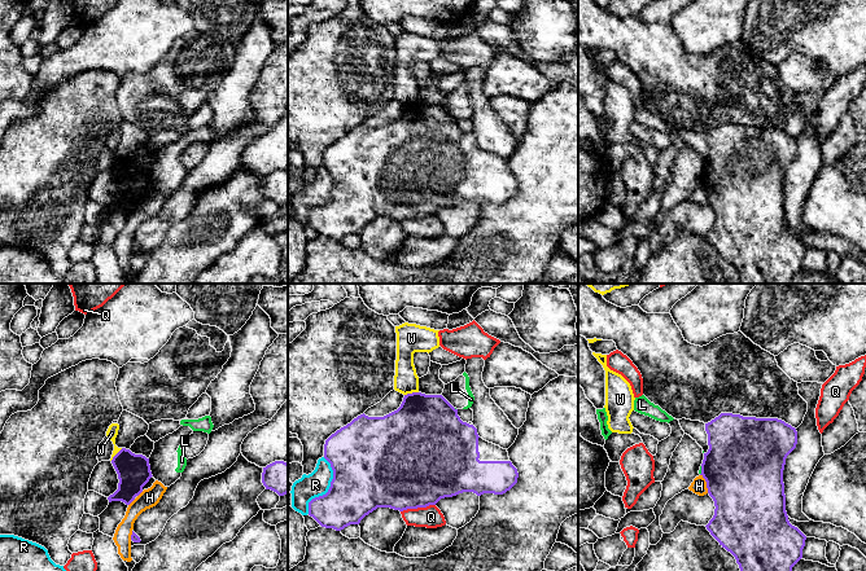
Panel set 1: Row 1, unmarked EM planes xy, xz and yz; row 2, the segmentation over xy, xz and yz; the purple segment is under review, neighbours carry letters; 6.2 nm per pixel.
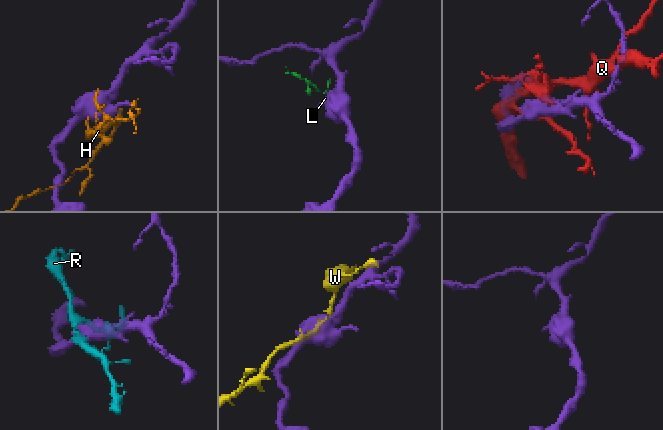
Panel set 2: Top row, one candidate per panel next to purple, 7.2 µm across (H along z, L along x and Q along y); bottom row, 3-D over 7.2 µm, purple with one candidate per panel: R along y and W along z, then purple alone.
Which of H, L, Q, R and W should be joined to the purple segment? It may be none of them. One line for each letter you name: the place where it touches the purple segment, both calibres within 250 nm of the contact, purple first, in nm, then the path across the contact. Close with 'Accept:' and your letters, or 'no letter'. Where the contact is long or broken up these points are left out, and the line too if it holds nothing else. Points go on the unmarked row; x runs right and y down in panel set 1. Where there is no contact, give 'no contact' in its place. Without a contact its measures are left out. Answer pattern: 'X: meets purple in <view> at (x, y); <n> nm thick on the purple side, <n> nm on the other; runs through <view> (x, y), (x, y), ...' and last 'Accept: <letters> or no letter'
Accept: no letter

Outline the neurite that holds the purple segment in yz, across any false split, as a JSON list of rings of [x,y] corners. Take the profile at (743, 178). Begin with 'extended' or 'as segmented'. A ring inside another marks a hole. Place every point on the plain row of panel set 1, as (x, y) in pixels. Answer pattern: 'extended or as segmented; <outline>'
as segmented; [[[721,123],[705,133],[709,159],[704,163],[701,186],[714,211],[714,225],[705,236],[722,258],[730,262],[739,274],[740,284],[791,284],[802,268],[806,246],[788,230],[783,180],[787,166],[796,158],[797,141],[778,128],[743,127]]]

